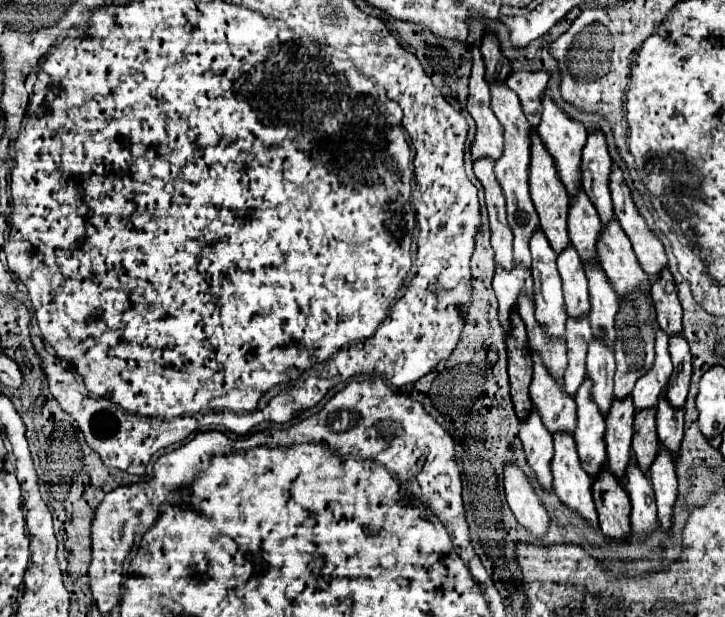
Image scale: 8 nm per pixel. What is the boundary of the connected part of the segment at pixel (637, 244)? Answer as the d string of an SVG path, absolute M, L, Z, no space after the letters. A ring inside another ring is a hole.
M612 166L610 190L612 190L612 202L614 202L614 216L620 222L626 236L630 238L642 270L648 276L658 278L660 272L668 266L664 246L654 236L654 232L648 230L644 218L638 214L638 210L636 210L632 198L630 198L630 190L624 184L622 172L620 172L618 166Z

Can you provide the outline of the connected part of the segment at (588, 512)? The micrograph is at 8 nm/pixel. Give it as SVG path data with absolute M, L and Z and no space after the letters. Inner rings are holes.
M554 434L554 492L564 506L578 512L590 526L598 526L592 500L592 478L578 462L576 442L570 434Z

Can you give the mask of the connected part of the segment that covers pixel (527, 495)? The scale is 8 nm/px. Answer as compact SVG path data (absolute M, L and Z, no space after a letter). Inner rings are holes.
M506 466L504 472L504 490L510 510L514 512L516 520L534 536L542 538L548 532L548 512L540 504L532 484L528 482L526 474L514 466Z

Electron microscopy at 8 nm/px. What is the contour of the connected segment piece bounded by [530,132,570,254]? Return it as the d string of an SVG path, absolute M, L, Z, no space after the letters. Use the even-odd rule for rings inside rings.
M532 134L532 164L530 164L530 194L536 206L536 212L540 216L542 232L546 234L552 250L560 254L564 248L570 246L568 238L568 208L570 208L570 196L566 194L566 188L562 182L558 182L558 174L554 170L554 160L550 160L550 154L544 150L542 140L538 134Z

